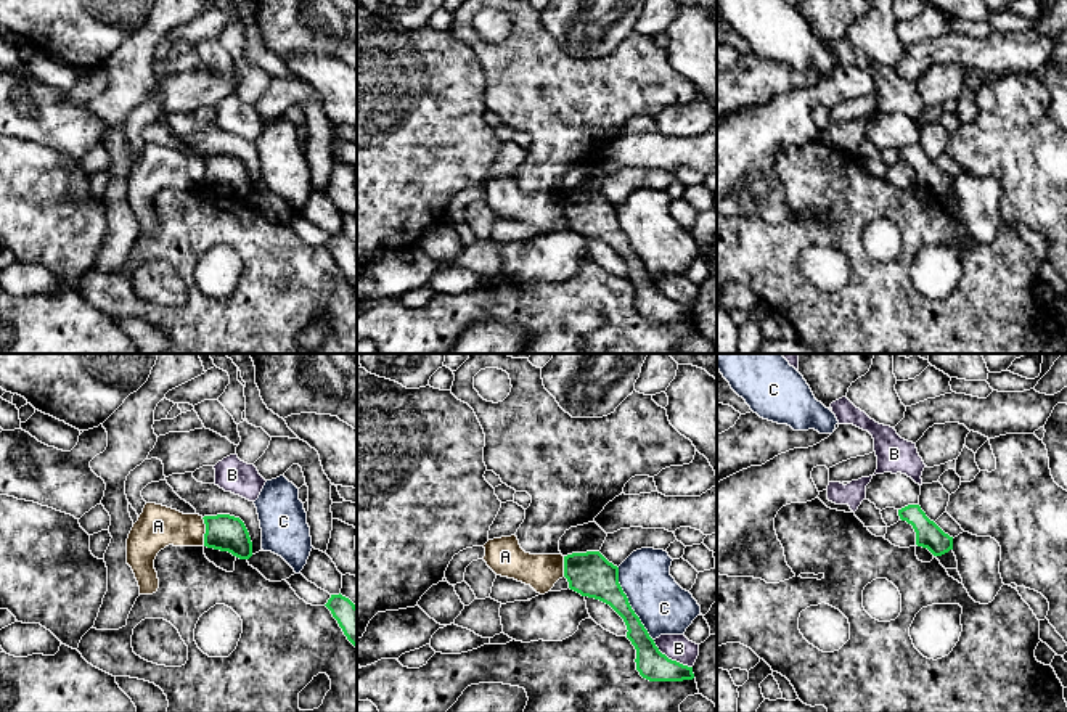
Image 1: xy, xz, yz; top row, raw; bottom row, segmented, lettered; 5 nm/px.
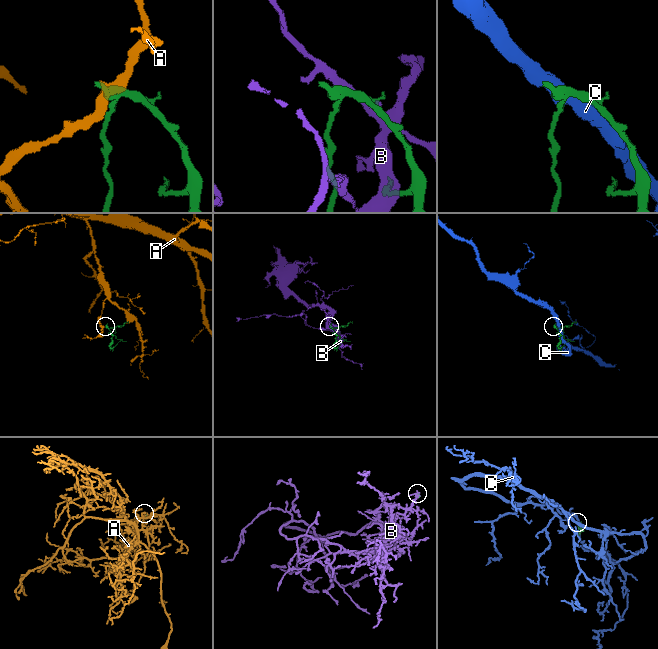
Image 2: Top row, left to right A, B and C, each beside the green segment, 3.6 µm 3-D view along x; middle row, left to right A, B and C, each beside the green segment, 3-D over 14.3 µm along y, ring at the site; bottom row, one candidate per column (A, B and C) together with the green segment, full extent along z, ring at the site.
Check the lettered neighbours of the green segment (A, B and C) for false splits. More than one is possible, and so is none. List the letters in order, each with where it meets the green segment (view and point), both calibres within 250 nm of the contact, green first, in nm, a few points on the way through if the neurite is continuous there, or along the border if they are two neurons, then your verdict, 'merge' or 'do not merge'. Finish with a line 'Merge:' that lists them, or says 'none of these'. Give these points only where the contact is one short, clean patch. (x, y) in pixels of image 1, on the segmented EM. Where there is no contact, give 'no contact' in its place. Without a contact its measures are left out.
A: meets green in xy at (206, 532); 180 nm thick on the green side, 220 nm on the other; do not merge
B: meets green in xz at (670, 659); 150 nm thick on the green side, 130 nm on the other; do not merge
C: meets green in xz at (629, 605); 220 nm thick on the green side, 280 nm on the other; do not merge
Merge: none of these

